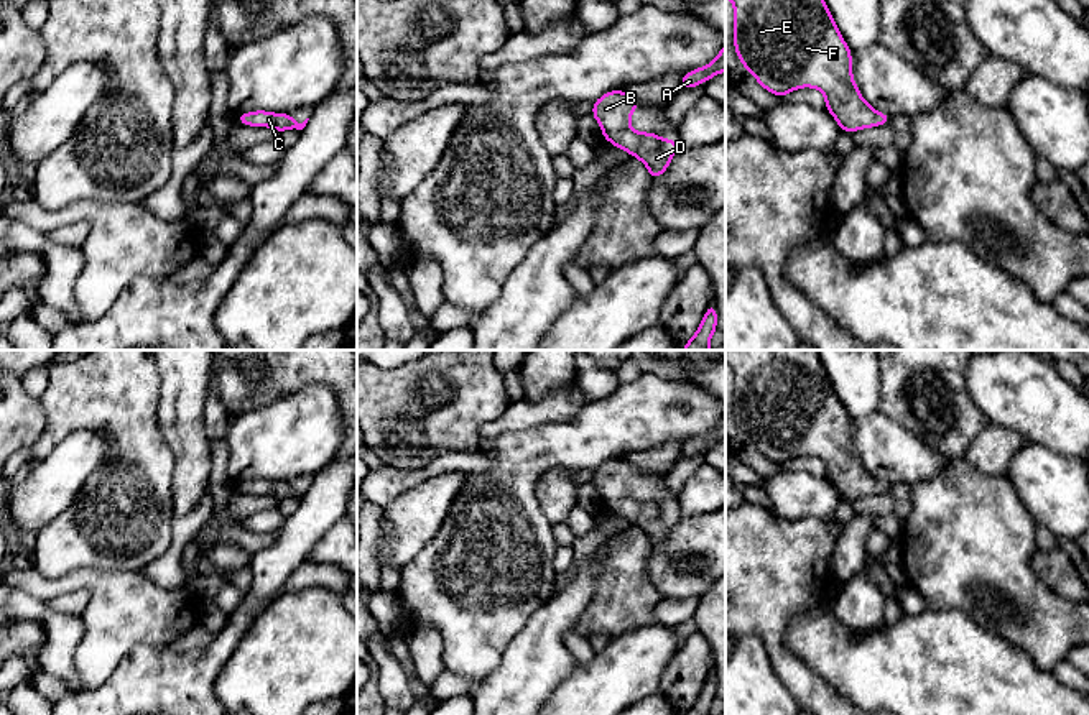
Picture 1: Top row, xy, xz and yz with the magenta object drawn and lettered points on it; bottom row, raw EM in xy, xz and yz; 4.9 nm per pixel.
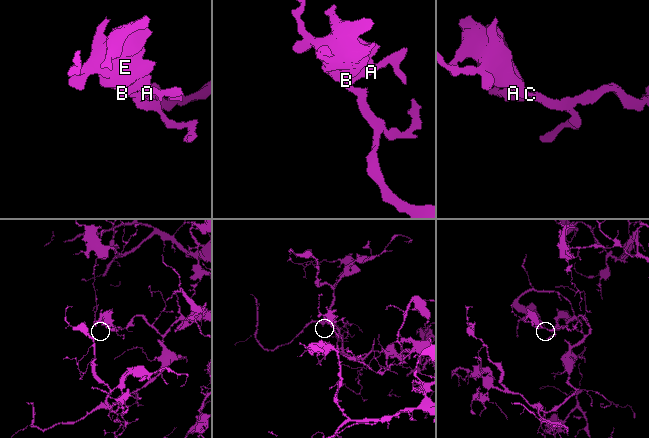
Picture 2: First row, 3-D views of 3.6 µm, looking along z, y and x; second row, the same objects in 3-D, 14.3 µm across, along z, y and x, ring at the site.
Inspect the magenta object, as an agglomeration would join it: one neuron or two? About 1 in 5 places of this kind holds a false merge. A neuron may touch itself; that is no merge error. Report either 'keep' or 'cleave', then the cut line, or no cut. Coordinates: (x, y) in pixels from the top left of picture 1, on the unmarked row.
keep | no cut

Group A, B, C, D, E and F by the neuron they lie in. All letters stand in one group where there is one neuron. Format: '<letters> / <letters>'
A B C D E F

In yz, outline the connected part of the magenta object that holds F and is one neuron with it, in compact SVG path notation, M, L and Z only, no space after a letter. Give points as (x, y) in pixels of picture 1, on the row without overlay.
M725 350L725 365L734 370L735 421L763 457L778 465L799 455L819 457L841 500L892 490L860 464L852 447L852 421L823 368L819 350Z

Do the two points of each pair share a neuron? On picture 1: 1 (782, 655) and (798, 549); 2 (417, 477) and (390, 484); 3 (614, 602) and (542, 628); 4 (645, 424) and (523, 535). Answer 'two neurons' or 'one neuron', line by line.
1: one neuron
2: one neuron
3: two neurons
4: one neuron

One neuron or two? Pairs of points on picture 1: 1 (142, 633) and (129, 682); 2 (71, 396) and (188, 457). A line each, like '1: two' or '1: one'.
1: two
2: two

